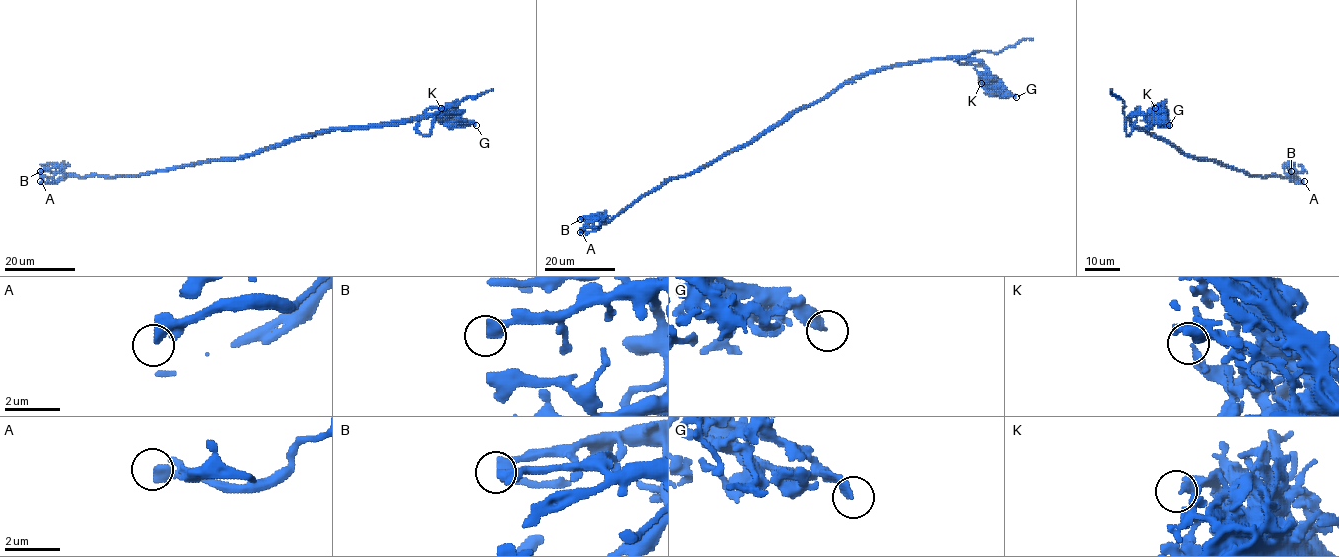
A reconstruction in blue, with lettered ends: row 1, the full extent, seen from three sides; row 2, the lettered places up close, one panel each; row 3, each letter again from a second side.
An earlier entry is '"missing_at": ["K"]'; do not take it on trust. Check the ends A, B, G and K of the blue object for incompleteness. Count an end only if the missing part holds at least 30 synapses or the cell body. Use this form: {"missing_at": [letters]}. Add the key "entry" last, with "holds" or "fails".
{"missing_at": [], "entry": "fails"}

